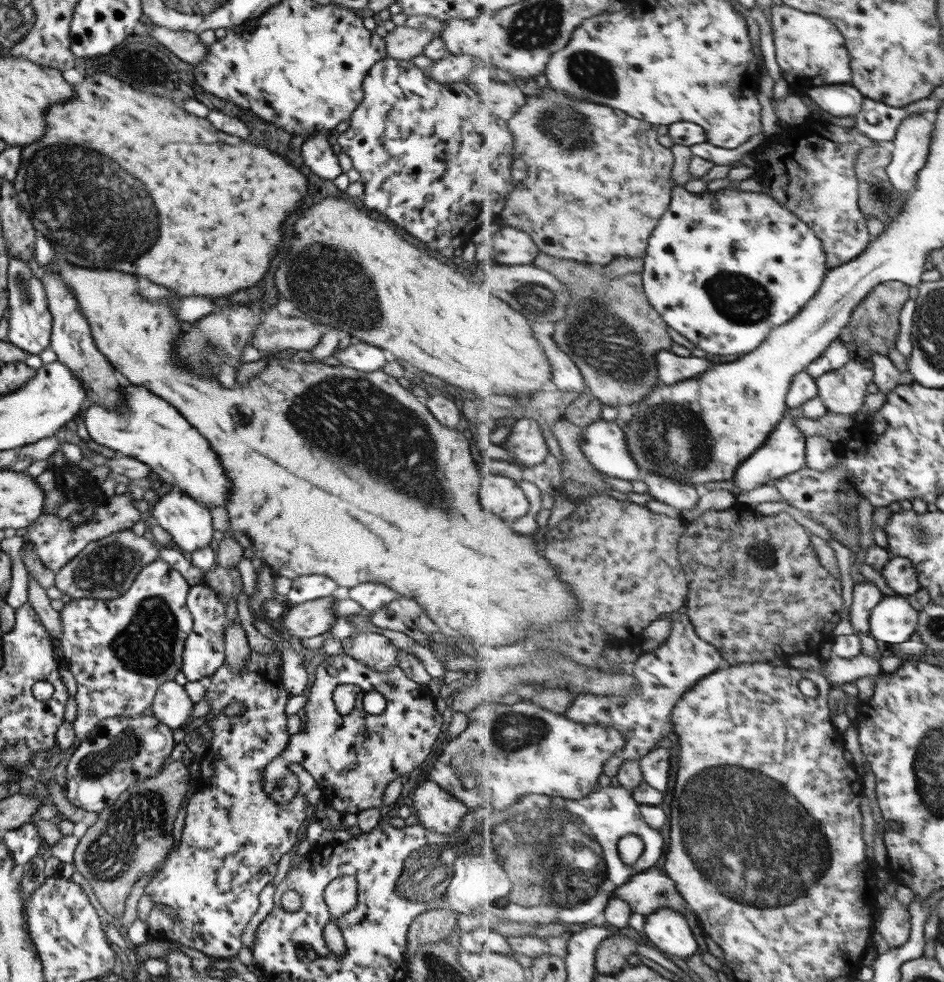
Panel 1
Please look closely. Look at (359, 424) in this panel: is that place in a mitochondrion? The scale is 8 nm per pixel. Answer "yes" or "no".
yes

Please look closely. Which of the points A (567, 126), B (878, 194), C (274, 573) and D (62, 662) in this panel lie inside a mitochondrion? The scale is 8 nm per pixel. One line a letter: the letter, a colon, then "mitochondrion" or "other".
A: mitochondrion
B: mitochondrion
C: other
D: other

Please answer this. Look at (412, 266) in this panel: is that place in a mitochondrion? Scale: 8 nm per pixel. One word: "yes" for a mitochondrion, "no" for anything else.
no

